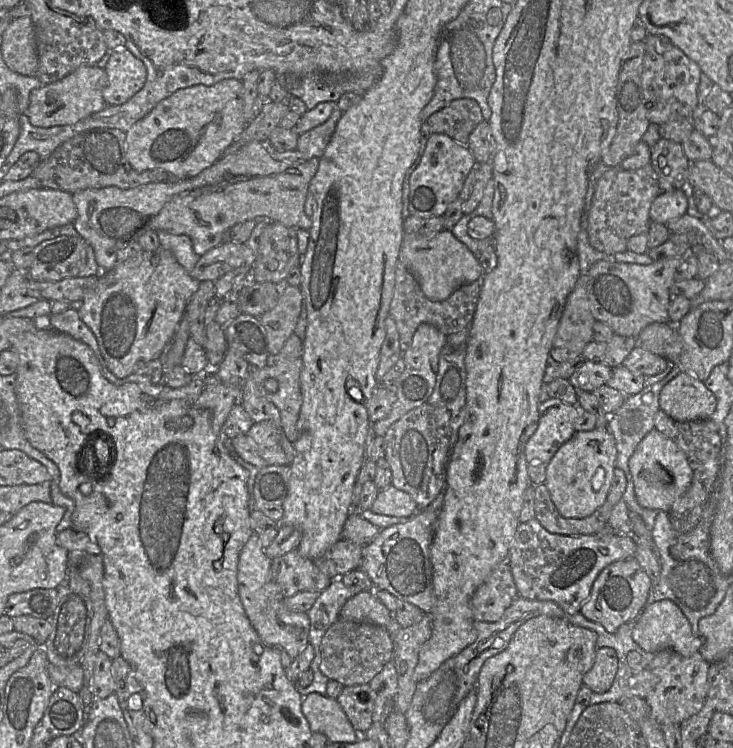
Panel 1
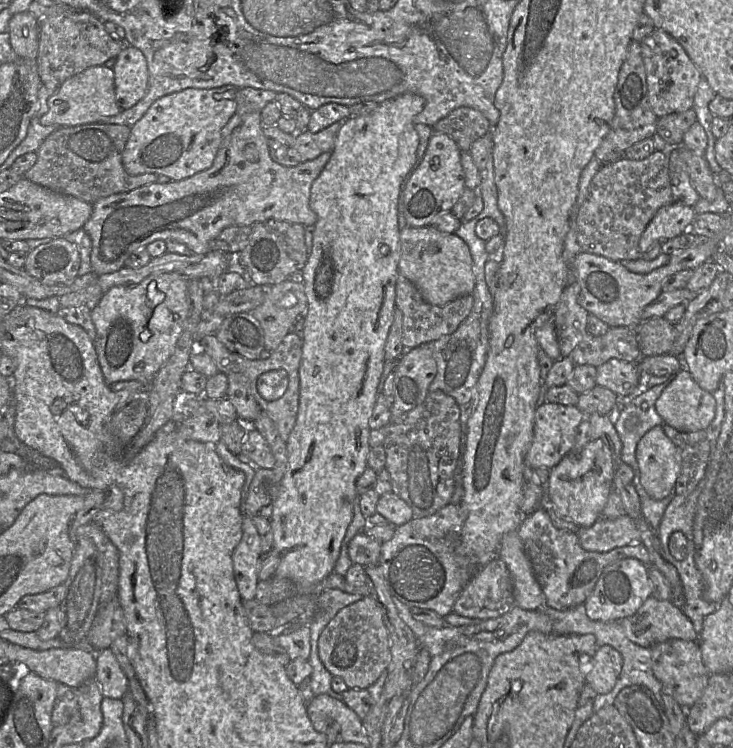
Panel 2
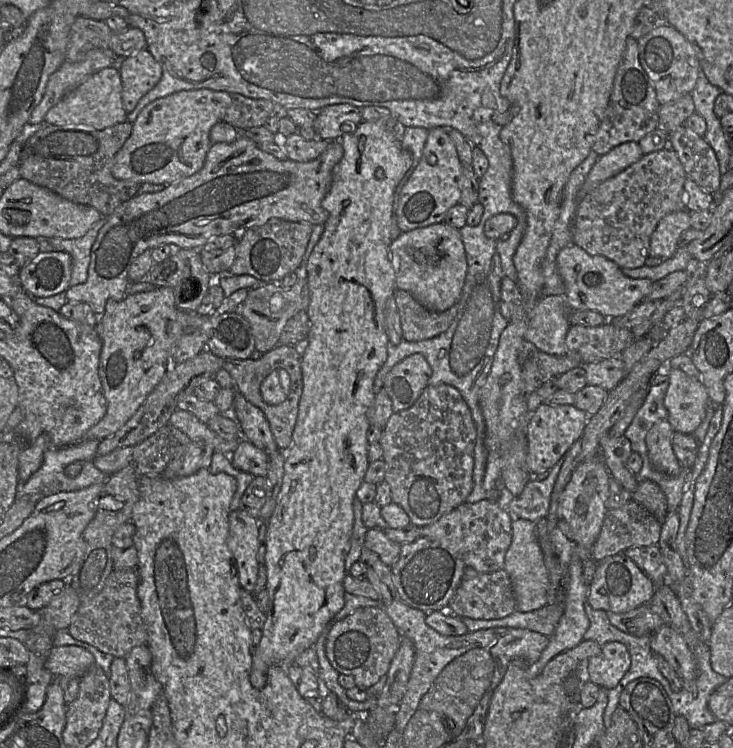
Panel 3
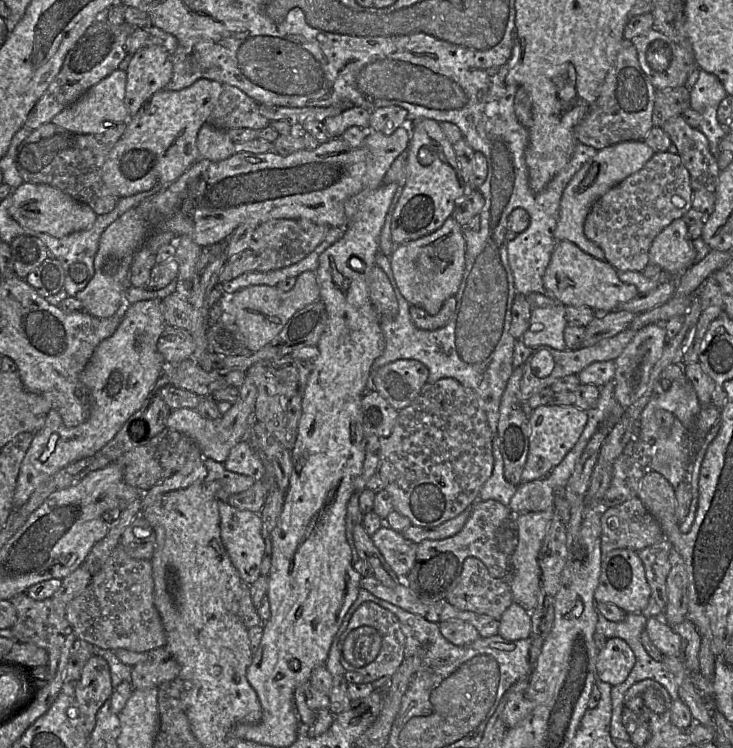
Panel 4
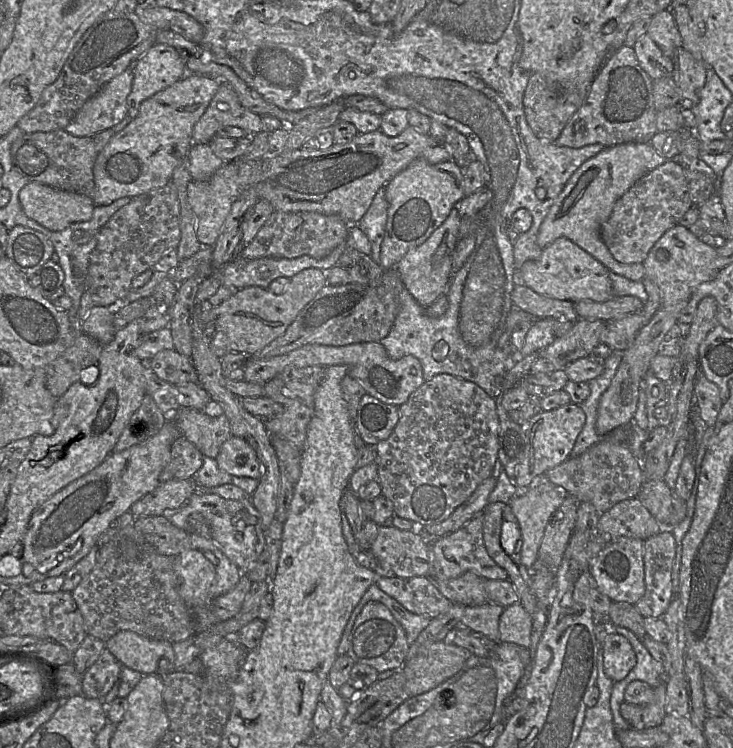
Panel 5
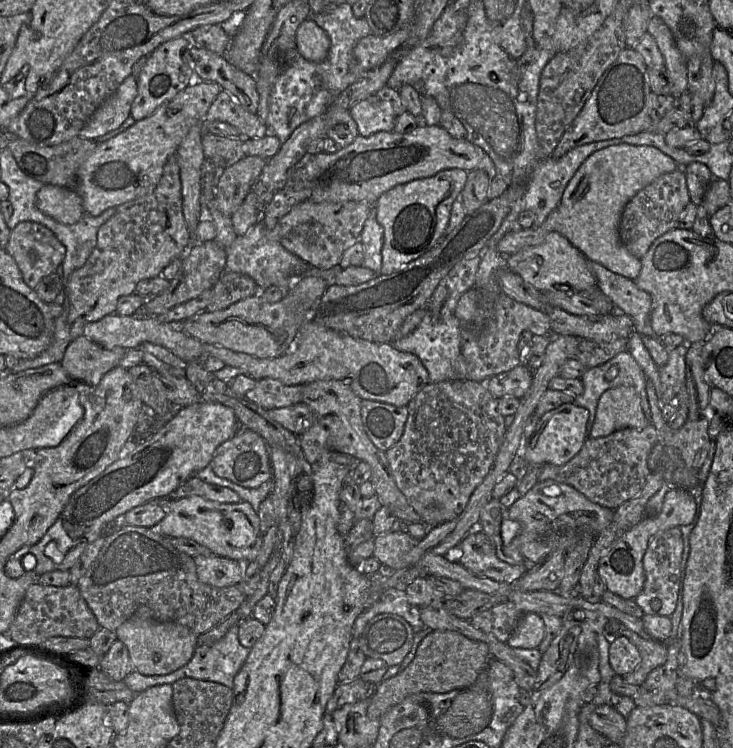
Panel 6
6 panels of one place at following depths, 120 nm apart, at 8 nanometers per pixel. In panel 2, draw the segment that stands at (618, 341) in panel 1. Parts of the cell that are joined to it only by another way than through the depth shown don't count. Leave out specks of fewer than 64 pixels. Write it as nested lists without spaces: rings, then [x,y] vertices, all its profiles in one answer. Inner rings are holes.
[[[611,327],[599,337],[586,334],[569,358],[575,365],[601,366],[611,359],[637,363],[642,357],[637,328]]]

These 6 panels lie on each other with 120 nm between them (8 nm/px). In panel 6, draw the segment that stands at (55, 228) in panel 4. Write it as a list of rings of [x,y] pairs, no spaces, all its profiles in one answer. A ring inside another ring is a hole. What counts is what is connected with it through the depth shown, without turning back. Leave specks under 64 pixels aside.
[[[44,185],[37,192],[35,204],[62,224],[75,224],[85,214],[82,198],[72,188]]]

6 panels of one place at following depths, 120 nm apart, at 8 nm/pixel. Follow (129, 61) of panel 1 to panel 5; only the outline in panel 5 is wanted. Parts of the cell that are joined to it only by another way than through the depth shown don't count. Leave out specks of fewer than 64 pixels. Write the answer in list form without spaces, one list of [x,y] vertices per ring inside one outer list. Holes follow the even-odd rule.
[[[155,43],[136,61],[132,90],[127,97],[128,116],[136,118],[142,102],[180,81],[185,69],[184,55],[176,48]]]

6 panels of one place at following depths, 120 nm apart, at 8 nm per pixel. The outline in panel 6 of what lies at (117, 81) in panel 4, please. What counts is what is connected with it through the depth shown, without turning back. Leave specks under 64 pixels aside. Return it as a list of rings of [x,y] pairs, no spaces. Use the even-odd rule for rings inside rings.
[[[131,74],[124,79],[117,90],[93,113],[78,137],[97,139],[119,128],[130,115],[131,106],[137,95],[137,80]]]

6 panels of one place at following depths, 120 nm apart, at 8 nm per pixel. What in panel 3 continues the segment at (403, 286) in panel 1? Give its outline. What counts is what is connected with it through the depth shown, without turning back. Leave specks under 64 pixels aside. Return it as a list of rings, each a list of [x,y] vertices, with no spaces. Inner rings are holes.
[[[396,289],[394,298],[400,315],[403,338],[409,342],[431,339],[444,333],[458,311],[458,303],[442,312],[430,311],[404,290]]]

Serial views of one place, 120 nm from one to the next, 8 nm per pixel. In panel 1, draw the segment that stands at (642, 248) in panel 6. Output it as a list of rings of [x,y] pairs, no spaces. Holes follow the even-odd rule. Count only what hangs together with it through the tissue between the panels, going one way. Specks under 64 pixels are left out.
[[[650,163],[632,171],[620,166],[609,168],[597,182],[588,212],[590,245],[607,255],[627,251],[627,242],[632,236],[648,233],[650,207],[661,192],[657,174]]]

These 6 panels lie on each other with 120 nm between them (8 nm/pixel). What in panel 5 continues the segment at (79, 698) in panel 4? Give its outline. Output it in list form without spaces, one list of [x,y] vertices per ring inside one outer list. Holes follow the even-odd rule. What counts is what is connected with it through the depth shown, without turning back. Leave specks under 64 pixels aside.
[[[105,648],[97,661],[82,677],[82,694],[88,698],[103,699],[119,681],[123,665]]]

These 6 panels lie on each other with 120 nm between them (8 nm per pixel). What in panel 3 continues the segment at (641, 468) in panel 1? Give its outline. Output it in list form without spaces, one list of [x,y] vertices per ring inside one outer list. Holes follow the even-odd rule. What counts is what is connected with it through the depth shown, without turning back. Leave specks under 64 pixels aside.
[[[665,419],[655,424],[645,438],[653,469],[670,476],[675,476],[682,470],[672,447],[673,433],[671,424]]]

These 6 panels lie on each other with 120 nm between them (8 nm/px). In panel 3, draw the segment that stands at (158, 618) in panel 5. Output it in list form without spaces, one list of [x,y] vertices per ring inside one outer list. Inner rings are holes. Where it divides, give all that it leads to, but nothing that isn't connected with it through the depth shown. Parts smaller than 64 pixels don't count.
[[[136,568],[114,569],[97,595],[82,600],[67,629],[68,632],[73,638],[120,658],[125,658],[134,647],[146,645],[148,635],[137,596],[138,583]]]

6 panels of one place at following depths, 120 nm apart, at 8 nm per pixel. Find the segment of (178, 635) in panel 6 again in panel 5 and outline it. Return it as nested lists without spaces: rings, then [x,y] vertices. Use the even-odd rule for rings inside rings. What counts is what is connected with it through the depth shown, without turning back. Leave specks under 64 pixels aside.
[[[130,630],[117,632],[105,645],[123,666],[143,675],[156,673],[162,659],[175,660],[171,642],[149,639]]]

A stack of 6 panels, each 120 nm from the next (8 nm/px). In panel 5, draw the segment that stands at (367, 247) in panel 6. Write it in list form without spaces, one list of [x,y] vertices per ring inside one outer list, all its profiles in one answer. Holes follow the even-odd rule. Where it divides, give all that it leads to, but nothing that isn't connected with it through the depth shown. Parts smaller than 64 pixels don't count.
[[[381,187],[376,193],[368,211],[357,224],[371,244],[370,257],[378,264],[387,223],[388,207],[385,187]]]

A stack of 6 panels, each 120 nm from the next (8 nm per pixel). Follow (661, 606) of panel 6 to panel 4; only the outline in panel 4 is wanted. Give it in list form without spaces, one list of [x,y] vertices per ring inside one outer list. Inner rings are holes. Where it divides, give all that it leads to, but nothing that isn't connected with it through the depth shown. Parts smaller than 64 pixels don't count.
[[[663,539],[654,545],[636,551],[641,559],[651,595],[648,605],[641,611],[647,618],[662,617],[667,604],[667,576],[671,569],[669,554],[672,545]]]

